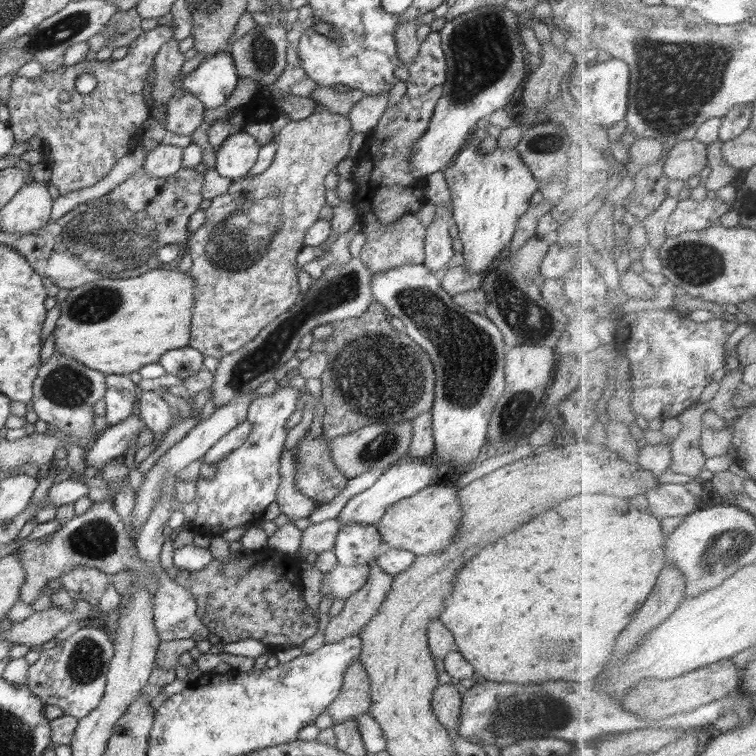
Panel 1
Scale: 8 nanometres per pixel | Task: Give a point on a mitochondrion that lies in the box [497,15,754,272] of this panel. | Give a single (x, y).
(675, 81)

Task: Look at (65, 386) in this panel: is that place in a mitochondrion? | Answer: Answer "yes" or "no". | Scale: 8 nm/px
yes

